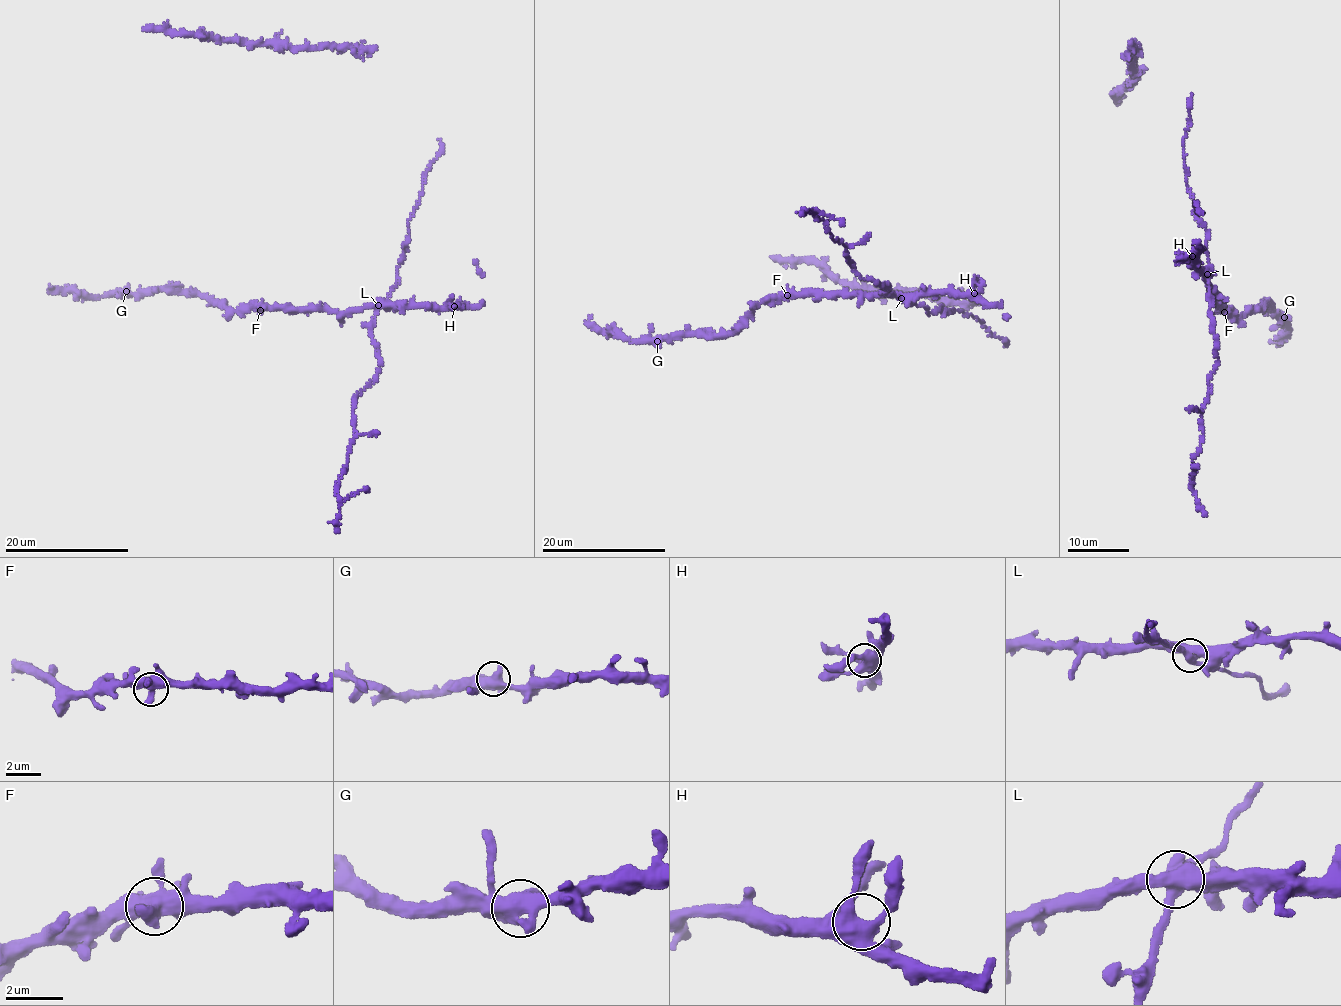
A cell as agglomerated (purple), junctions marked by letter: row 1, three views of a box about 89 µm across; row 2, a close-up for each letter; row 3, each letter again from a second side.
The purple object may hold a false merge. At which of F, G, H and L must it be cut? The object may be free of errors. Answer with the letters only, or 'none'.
L

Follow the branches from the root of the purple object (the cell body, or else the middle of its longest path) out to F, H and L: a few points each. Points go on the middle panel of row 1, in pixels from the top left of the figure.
F: (954, 311), (941, 306), (929, 312), (925, 305), (904, 302), (891, 295), (787, 295)
H: (954, 311), (941, 306), (929, 312), (925, 305), (910, 301), (933, 293), (974, 293)
L: (954, 311), (941, 306), (929, 312), (925, 305), (901, 298)

